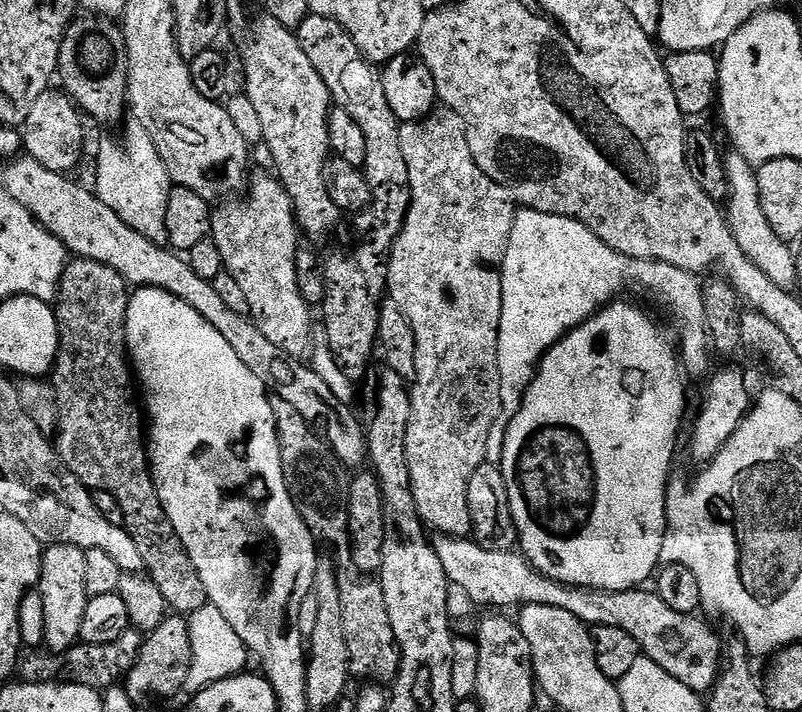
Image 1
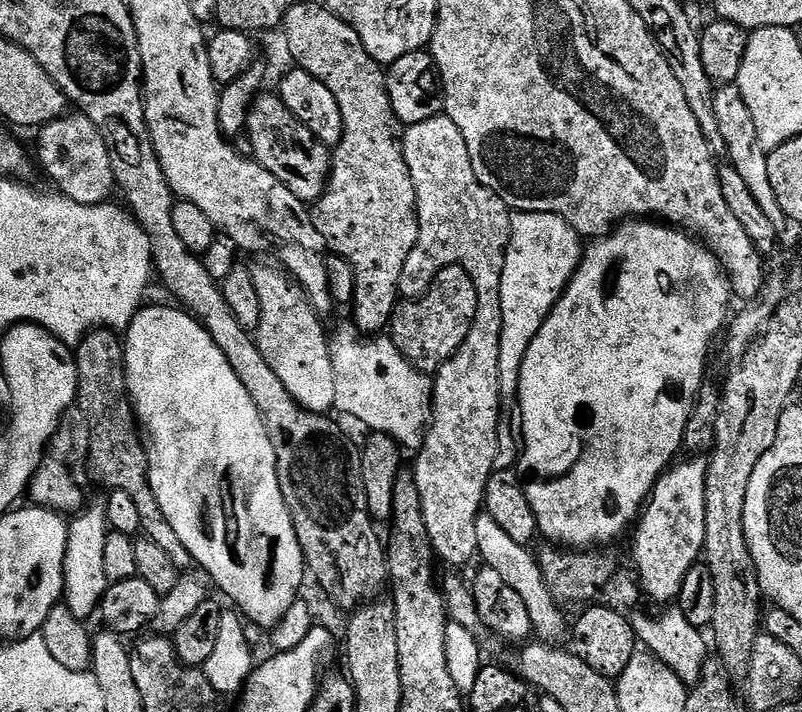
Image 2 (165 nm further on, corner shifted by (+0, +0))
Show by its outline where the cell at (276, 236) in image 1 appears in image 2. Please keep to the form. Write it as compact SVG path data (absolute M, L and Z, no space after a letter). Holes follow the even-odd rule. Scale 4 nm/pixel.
M279 267L252 268L254 286L262 306L262 322L254 339L266 358L270 370L278 374L282 386L290 390L290 398L308 412L328 414L336 408L336 383L330 336L324 333L321 313L312 308L307 294Z

